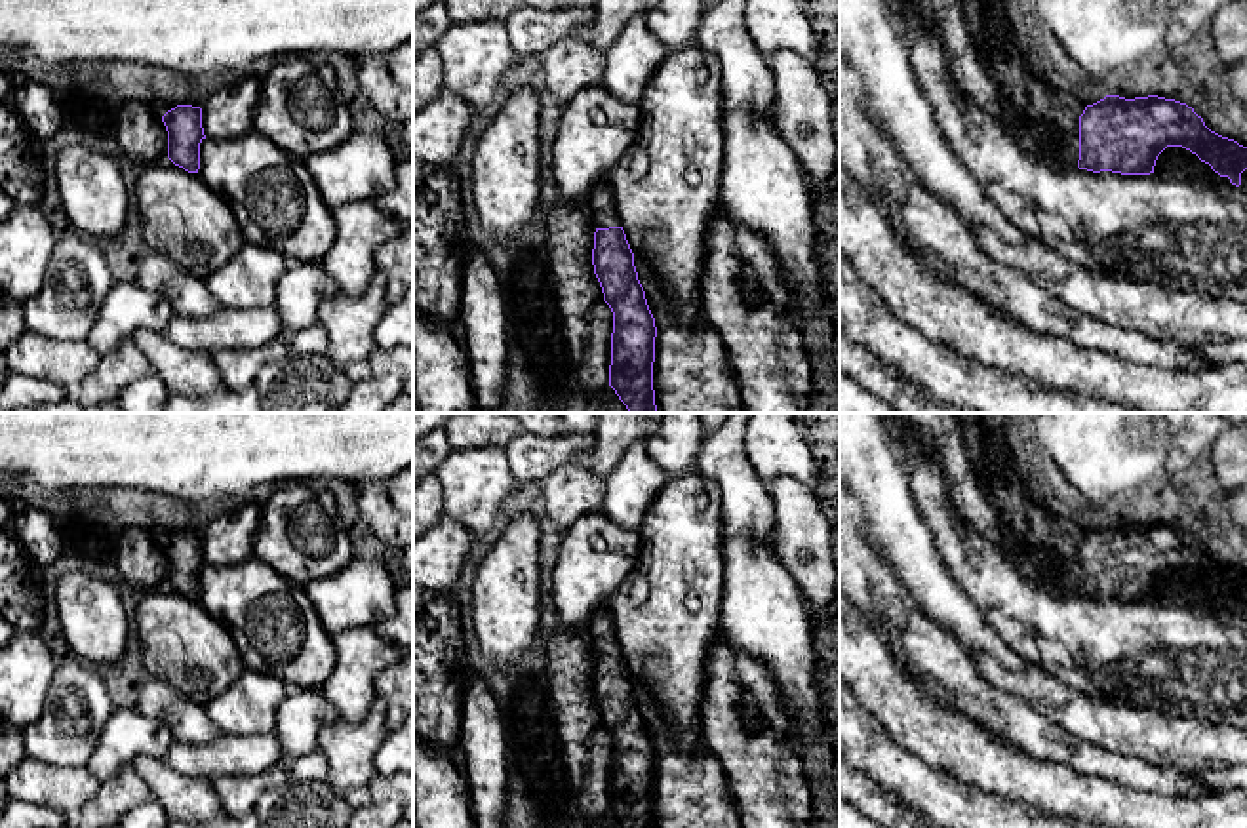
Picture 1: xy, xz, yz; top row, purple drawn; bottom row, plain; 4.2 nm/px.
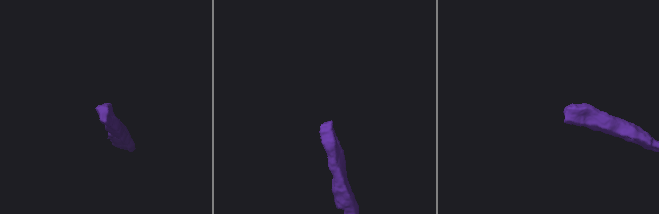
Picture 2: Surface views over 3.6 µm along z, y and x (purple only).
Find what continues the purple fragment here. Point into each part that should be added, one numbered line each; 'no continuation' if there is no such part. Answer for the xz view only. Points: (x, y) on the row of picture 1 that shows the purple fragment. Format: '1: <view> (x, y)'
1: xz (602, 210)

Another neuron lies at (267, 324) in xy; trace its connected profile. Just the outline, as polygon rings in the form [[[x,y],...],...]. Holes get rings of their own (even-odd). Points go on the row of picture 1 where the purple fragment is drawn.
[[[221,306],[206,318],[173,314],[164,333],[181,348],[215,354],[232,348],[259,348],[278,337],[282,329],[282,318],[274,306]]]

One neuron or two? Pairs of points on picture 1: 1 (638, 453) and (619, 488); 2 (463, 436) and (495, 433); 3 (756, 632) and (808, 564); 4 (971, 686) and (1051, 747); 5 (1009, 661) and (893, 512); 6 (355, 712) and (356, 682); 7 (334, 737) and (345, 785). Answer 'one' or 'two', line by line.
1: one
2: one
3: two
4: one
5: one
6: one
7: one

